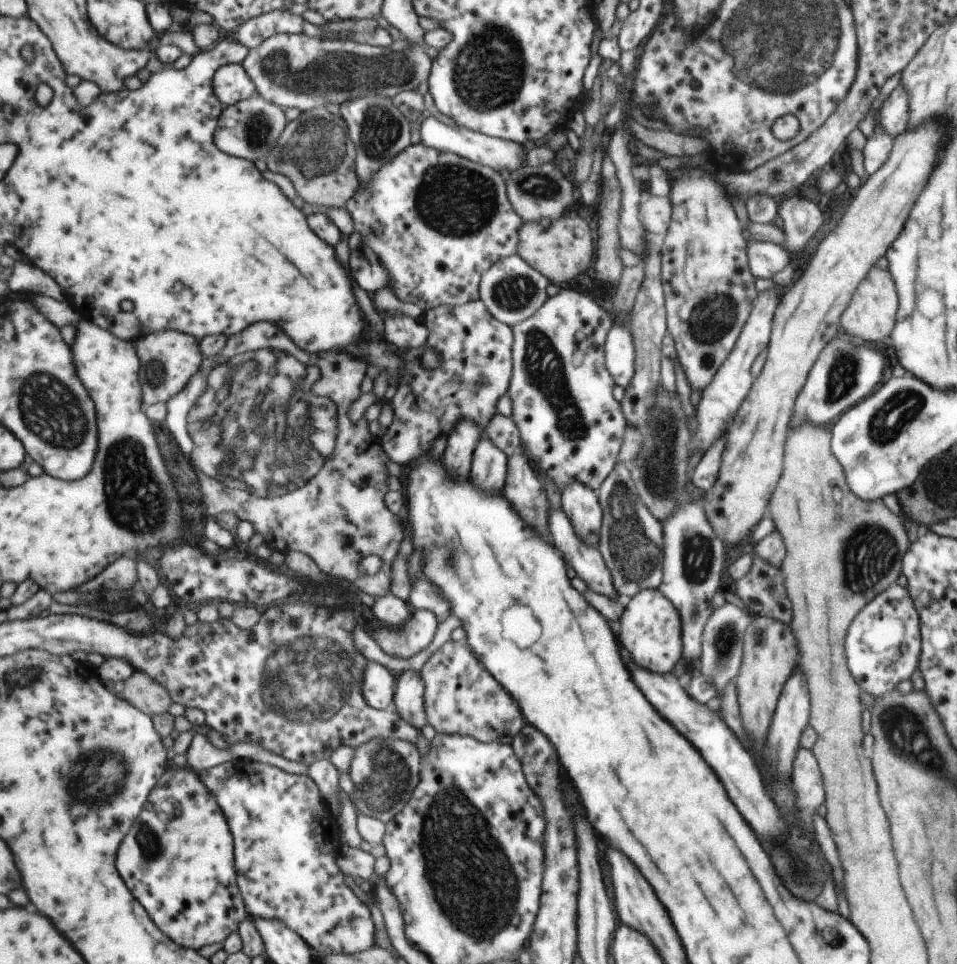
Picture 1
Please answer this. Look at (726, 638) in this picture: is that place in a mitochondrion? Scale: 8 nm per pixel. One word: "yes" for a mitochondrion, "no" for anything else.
yes

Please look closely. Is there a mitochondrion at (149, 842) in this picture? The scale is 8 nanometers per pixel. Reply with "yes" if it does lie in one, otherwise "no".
yes

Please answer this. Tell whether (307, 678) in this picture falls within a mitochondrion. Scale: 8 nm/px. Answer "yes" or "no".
yes

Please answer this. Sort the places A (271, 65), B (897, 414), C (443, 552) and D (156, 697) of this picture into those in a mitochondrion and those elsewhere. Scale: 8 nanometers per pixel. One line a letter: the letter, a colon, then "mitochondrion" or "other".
A: mitochondrion
B: mitochondrion
C: mitochondrion
D: other

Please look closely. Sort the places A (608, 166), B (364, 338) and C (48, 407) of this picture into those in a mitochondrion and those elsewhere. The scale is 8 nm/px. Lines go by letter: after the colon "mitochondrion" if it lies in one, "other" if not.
A: other
B: other
C: mitochondrion

